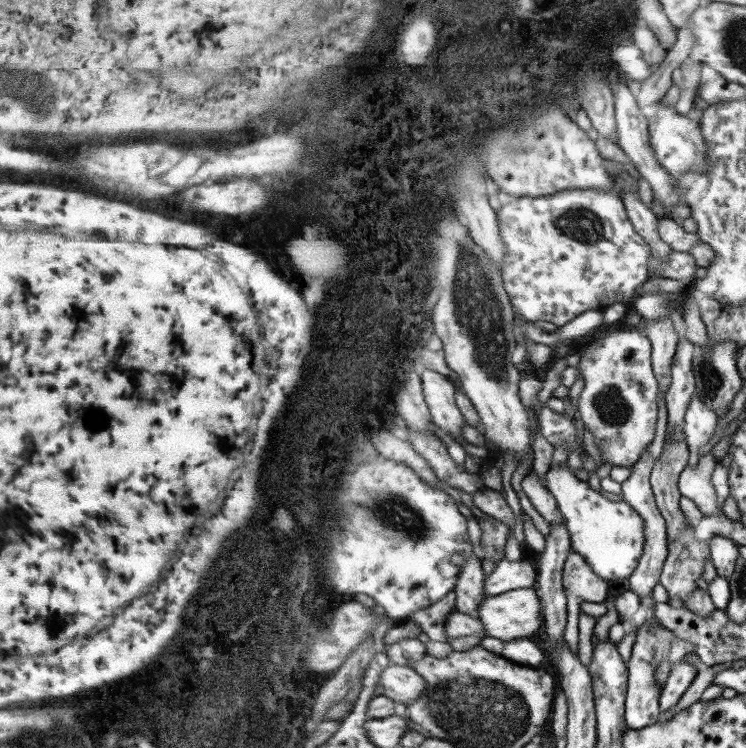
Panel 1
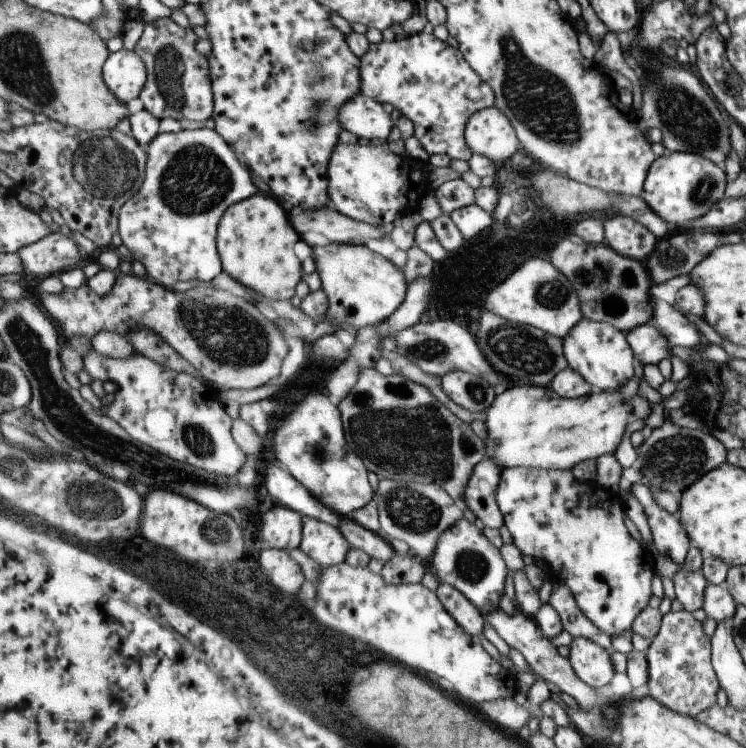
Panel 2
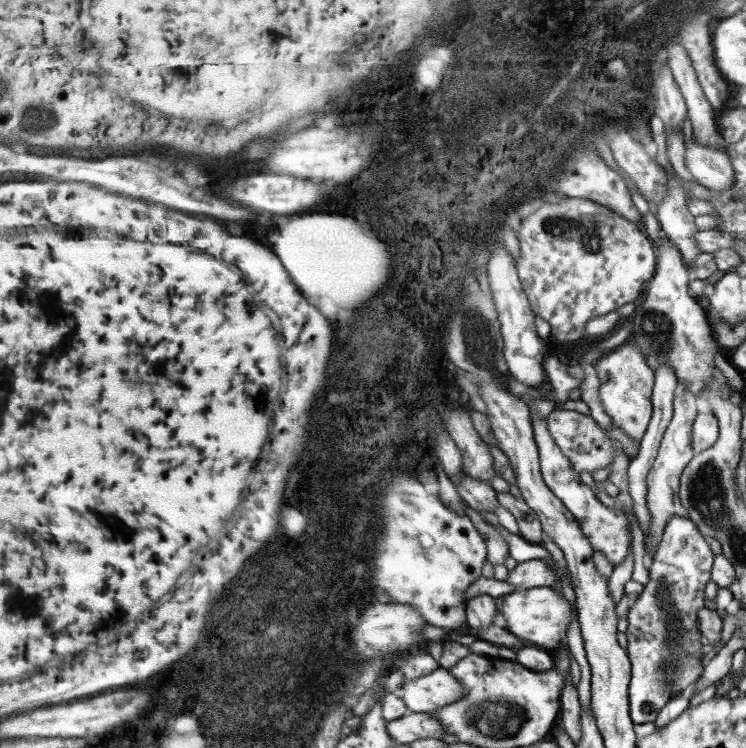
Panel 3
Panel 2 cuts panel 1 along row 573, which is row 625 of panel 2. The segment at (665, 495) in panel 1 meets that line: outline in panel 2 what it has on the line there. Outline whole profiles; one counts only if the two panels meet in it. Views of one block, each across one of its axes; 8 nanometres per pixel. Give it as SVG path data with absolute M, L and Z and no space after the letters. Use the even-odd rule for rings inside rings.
M690 612L664 615L659 634L652 639L646 654L650 696L669 710L696 717L717 702L719 681L711 662L711 637Z

